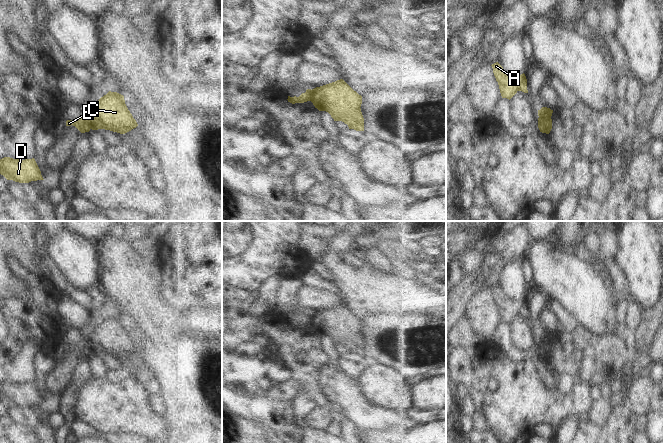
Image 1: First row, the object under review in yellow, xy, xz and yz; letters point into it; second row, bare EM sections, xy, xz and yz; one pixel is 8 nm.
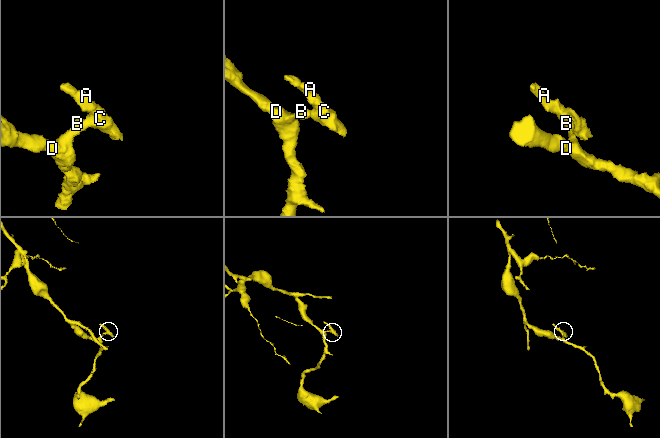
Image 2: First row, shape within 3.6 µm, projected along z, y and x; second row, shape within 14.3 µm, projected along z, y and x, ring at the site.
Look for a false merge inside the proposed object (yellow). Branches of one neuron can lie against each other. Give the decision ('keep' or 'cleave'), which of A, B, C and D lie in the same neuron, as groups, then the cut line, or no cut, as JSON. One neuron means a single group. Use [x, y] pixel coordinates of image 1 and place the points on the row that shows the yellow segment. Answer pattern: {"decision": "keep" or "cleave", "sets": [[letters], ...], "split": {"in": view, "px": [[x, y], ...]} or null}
{"decision": "cleave", "sets": [["A", "C"], ["B", "D"]], "split": {"in": "xy", "px": [[85, 114], [91, 128]]}}

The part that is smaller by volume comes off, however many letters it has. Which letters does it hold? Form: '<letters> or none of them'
A, C

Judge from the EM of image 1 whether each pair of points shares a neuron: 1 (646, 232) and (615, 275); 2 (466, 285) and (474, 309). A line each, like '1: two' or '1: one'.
1: two
2: two

